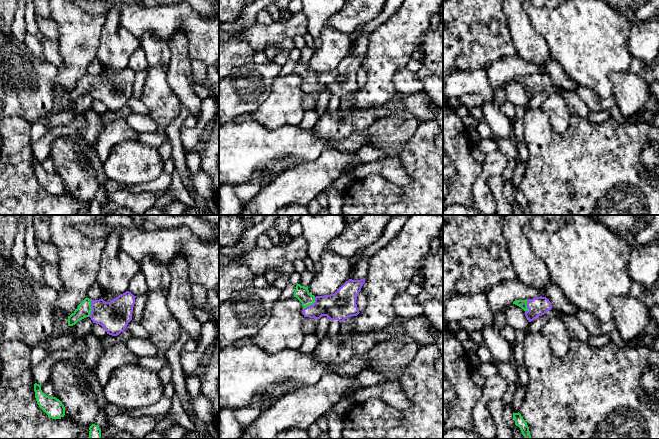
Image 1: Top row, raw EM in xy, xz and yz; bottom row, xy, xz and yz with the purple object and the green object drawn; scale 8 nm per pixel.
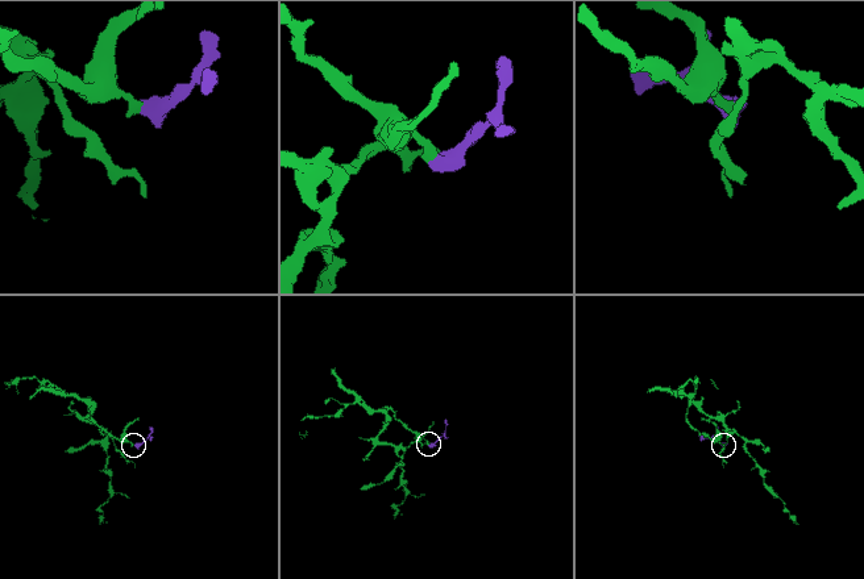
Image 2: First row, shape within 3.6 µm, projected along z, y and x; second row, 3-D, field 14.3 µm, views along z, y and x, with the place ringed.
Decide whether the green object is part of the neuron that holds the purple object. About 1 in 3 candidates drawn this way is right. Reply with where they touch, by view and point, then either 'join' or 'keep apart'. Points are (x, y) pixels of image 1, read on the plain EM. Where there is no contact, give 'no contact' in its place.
meets purple in xz at (311, 81); join

